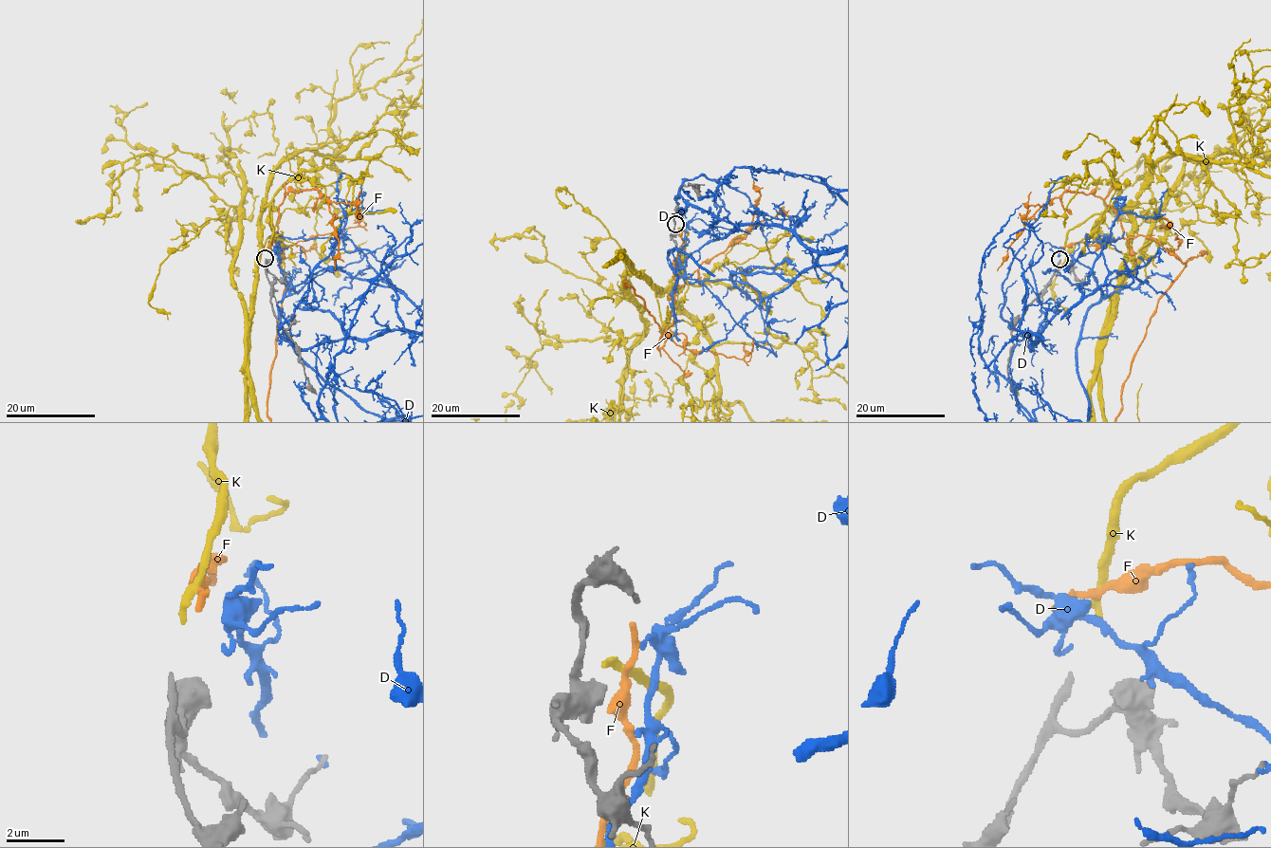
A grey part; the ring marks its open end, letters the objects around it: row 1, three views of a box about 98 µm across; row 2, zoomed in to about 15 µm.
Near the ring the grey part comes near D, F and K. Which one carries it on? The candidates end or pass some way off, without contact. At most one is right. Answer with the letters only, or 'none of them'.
K

